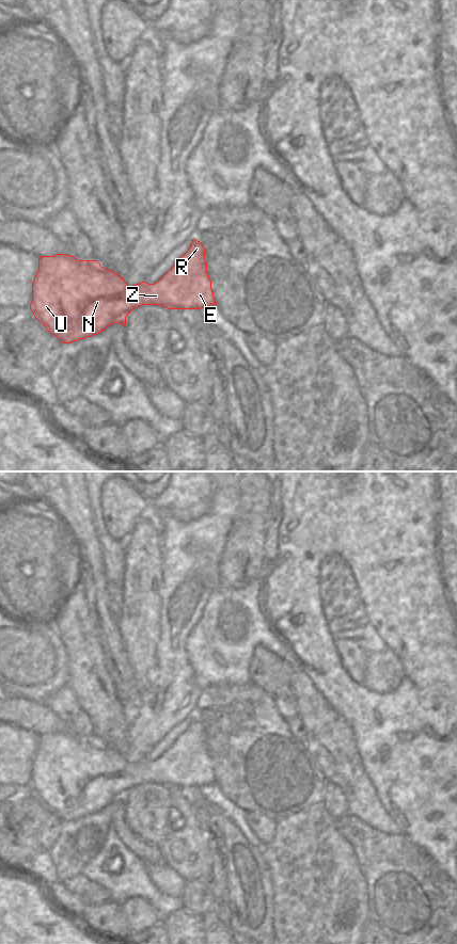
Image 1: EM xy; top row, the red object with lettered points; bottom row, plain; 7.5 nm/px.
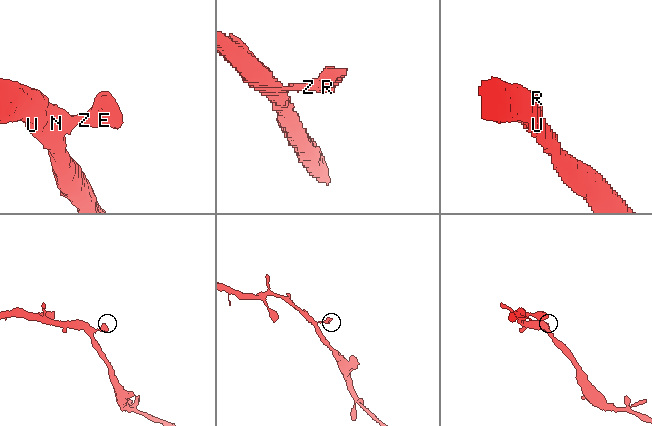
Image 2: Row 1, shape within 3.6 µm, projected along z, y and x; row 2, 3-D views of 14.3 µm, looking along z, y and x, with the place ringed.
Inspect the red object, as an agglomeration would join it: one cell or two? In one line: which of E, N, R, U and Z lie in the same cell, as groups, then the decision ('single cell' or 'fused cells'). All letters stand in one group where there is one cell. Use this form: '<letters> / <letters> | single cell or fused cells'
E N R U Z | single cell

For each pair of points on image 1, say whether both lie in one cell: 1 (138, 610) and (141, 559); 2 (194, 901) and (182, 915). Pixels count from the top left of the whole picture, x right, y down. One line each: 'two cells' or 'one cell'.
1: one cell
2: two cells

